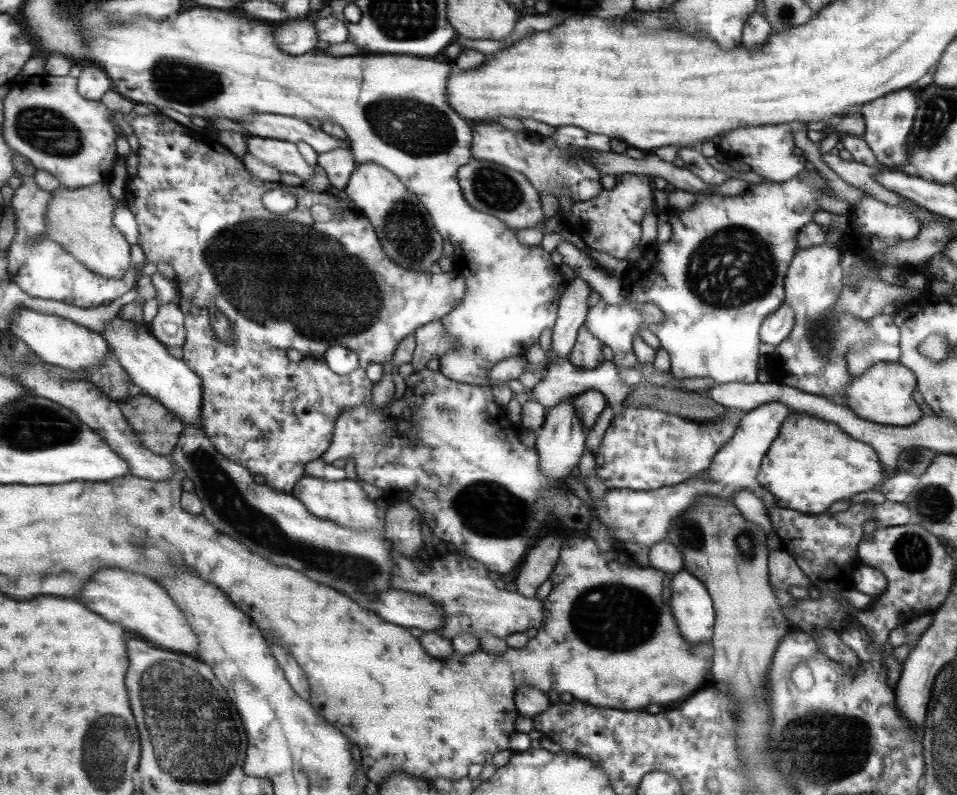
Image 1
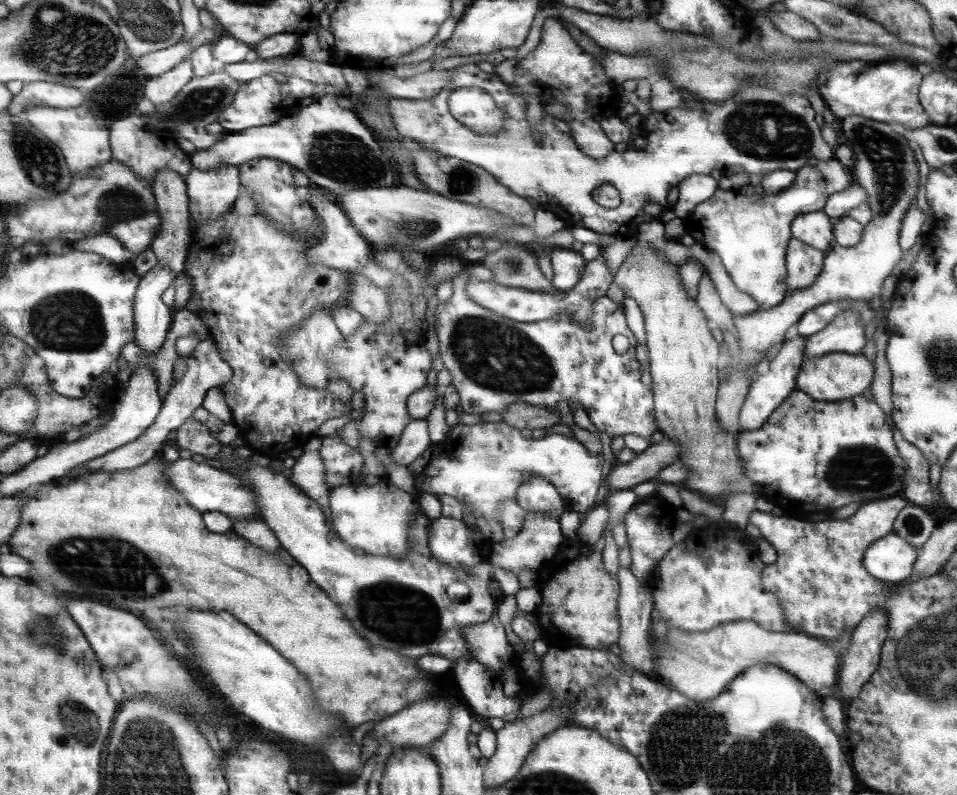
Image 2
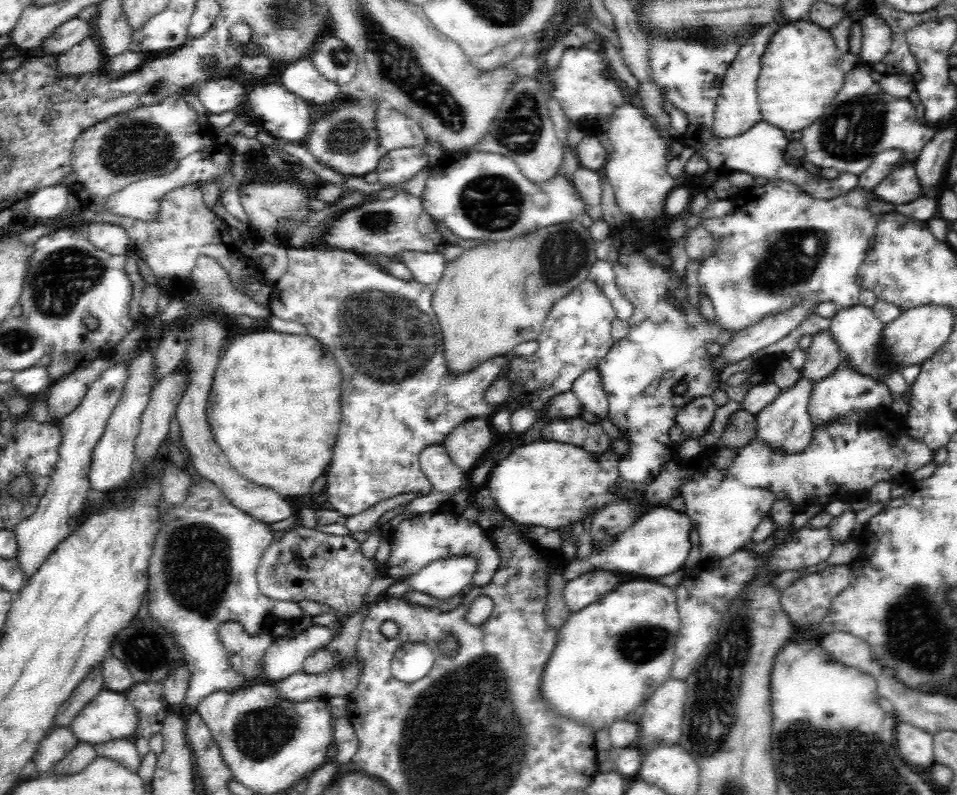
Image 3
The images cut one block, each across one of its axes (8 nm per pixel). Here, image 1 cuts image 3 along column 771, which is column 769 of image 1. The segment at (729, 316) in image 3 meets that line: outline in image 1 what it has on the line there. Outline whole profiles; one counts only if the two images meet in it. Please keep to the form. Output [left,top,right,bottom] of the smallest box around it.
[585,170,834,385]

